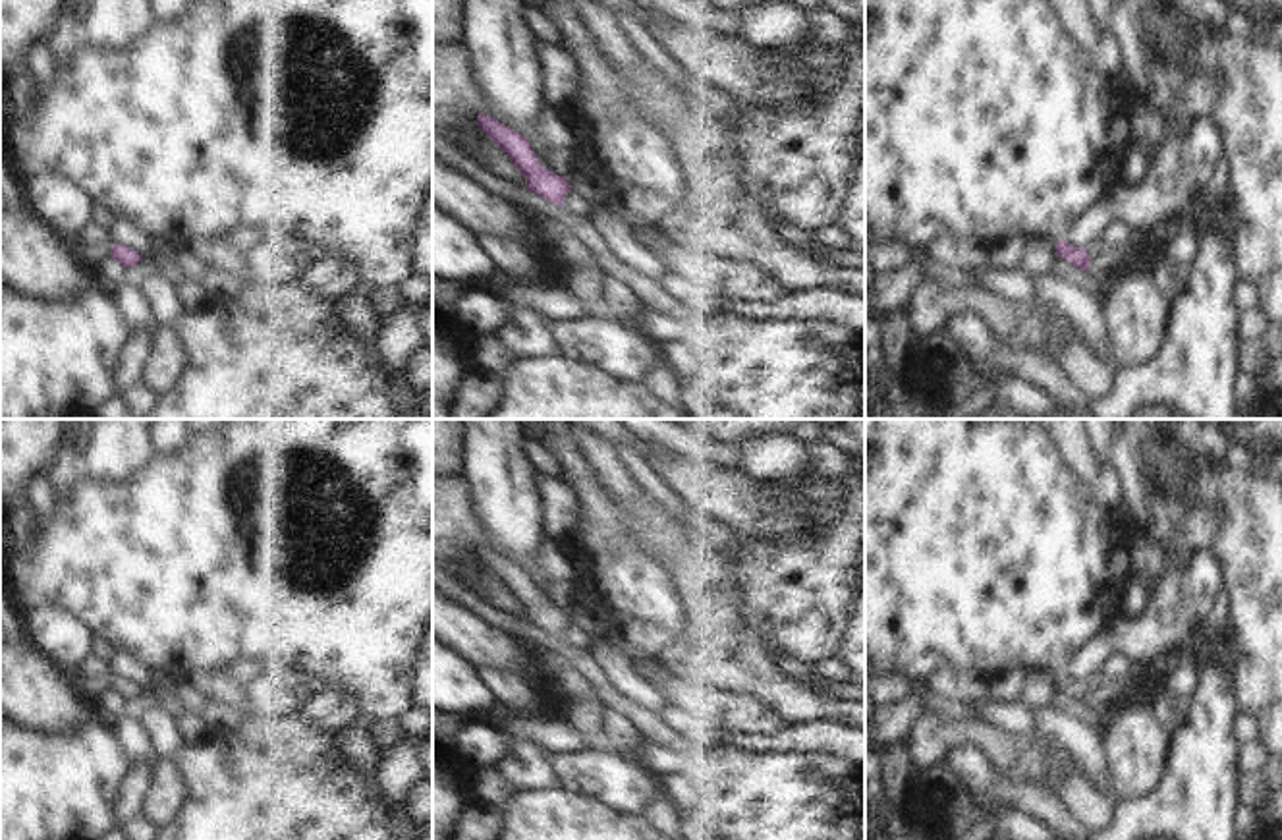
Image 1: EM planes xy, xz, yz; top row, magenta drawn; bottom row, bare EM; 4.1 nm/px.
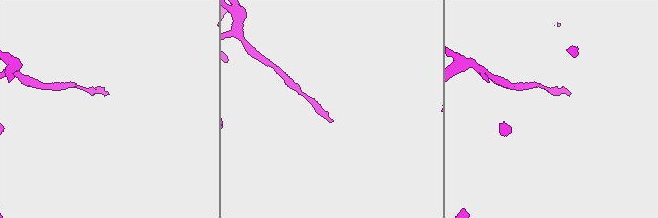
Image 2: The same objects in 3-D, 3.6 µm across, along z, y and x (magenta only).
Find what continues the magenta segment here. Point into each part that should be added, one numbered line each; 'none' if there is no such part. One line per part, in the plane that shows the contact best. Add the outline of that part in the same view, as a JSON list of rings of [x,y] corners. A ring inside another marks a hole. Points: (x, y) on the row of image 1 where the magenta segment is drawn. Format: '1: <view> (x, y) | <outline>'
none

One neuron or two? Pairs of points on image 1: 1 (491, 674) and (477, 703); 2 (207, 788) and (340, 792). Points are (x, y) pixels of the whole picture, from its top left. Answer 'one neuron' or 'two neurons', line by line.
1: two neurons
2: one neuron

